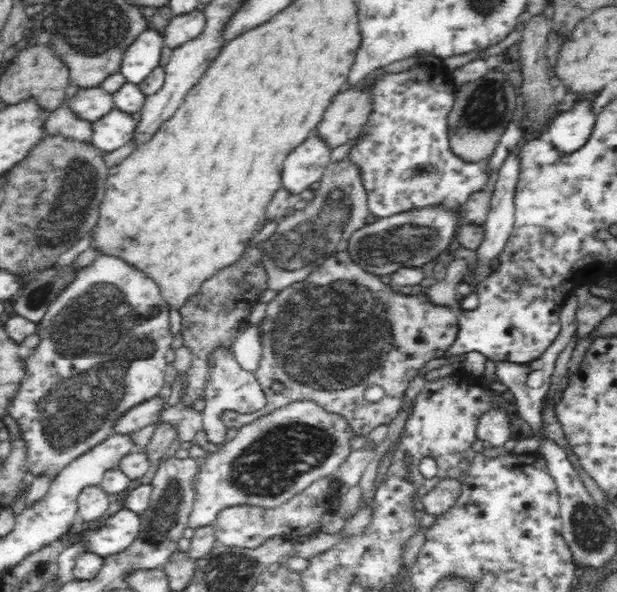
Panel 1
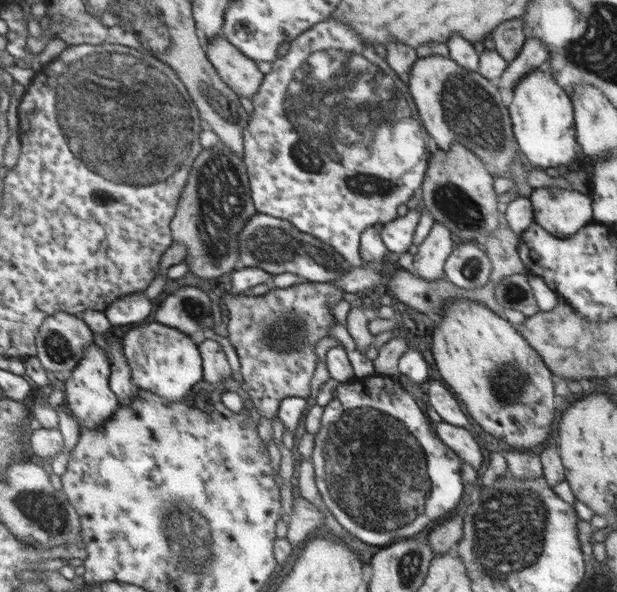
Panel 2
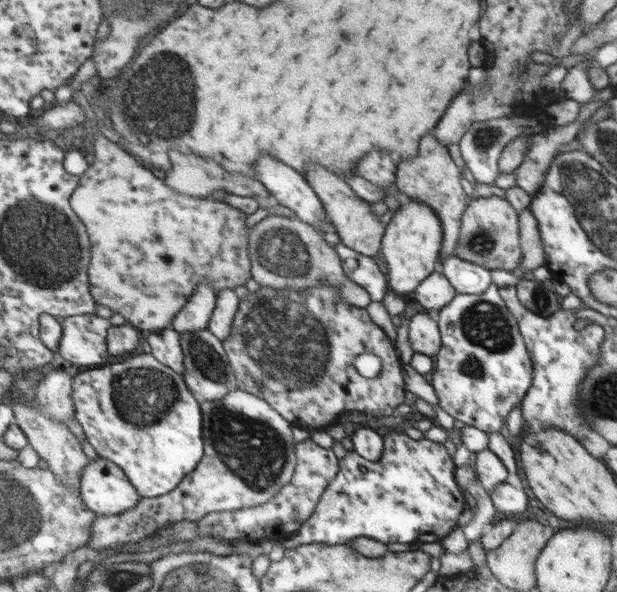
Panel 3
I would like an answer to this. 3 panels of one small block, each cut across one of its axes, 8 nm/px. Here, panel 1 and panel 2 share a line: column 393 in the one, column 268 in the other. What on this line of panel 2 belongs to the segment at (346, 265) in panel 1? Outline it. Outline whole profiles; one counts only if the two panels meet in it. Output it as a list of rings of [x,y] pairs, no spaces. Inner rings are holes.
[[[307,280],[285,288],[271,287],[262,295],[237,294],[226,298],[226,306],[230,310],[227,323],[228,339],[238,355],[243,381],[250,387],[249,396],[257,413],[261,417],[275,420],[280,412],[281,402],[285,398],[308,398],[311,394],[311,380],[317,378],[317,362],[321,362],[321,354],[317,354],[317,346],[325,342],[329,336],[329,324],[335,320],[331,314],[331,306],[343,298],[343,289],[333,283],[318,283]]]

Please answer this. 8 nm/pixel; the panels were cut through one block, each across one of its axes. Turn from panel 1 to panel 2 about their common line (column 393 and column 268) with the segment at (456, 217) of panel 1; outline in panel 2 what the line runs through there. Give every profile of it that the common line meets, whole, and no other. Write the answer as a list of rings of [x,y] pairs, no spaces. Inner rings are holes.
[[[255,214],[239,234],[239,244],[243,260],[240,266],[262,268],[271,274],[291,272],[309,281],[329,283],[343,278],[354,267],[313,234],[301,232],[292,222],[269,214]]]

